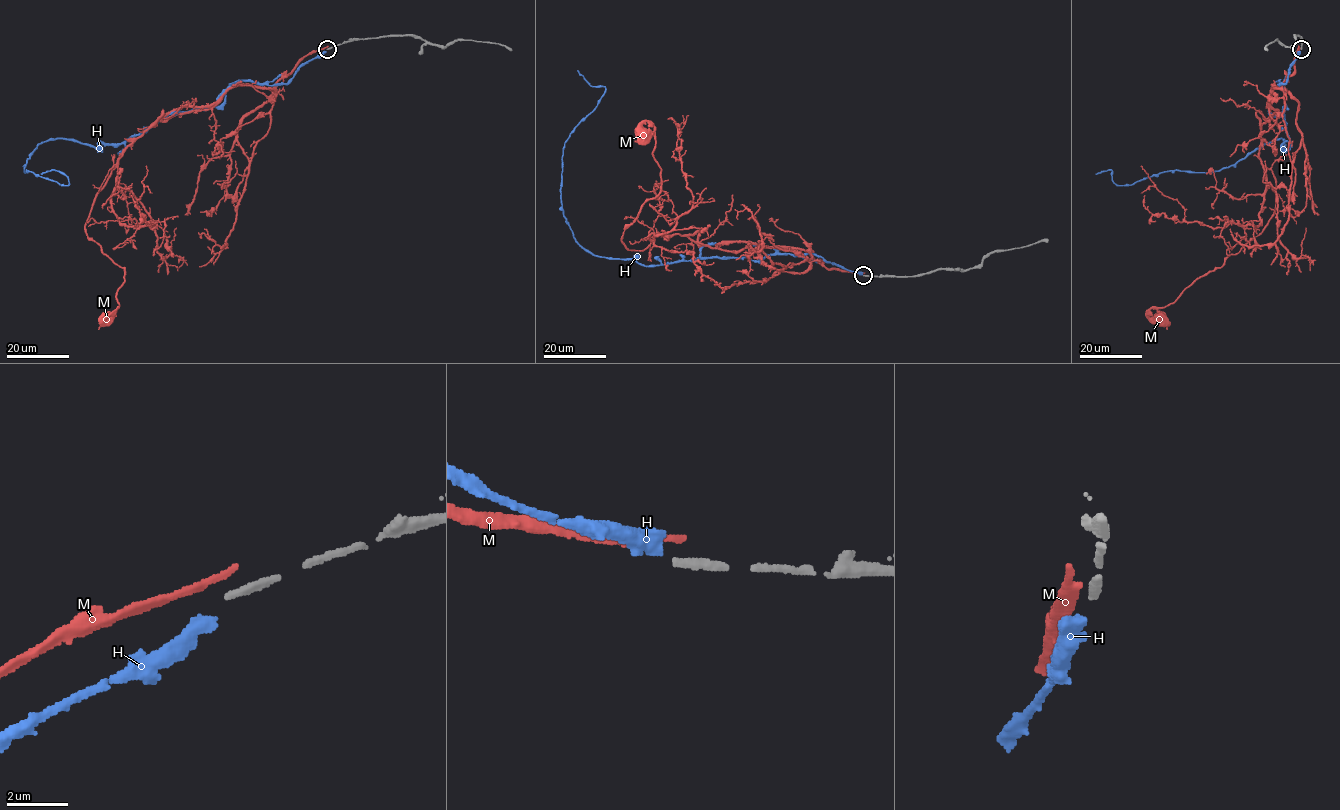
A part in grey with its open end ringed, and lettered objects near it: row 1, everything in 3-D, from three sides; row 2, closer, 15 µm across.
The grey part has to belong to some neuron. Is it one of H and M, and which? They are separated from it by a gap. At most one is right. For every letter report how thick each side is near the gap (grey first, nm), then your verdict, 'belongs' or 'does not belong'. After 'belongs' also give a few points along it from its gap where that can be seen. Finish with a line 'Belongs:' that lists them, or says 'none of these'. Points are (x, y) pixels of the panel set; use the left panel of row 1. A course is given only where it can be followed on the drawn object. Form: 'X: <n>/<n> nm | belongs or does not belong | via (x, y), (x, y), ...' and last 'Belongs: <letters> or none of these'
H: 280/480 nm | does not belong
M: 280/260 nm | does not belong
Belongs: none of these

